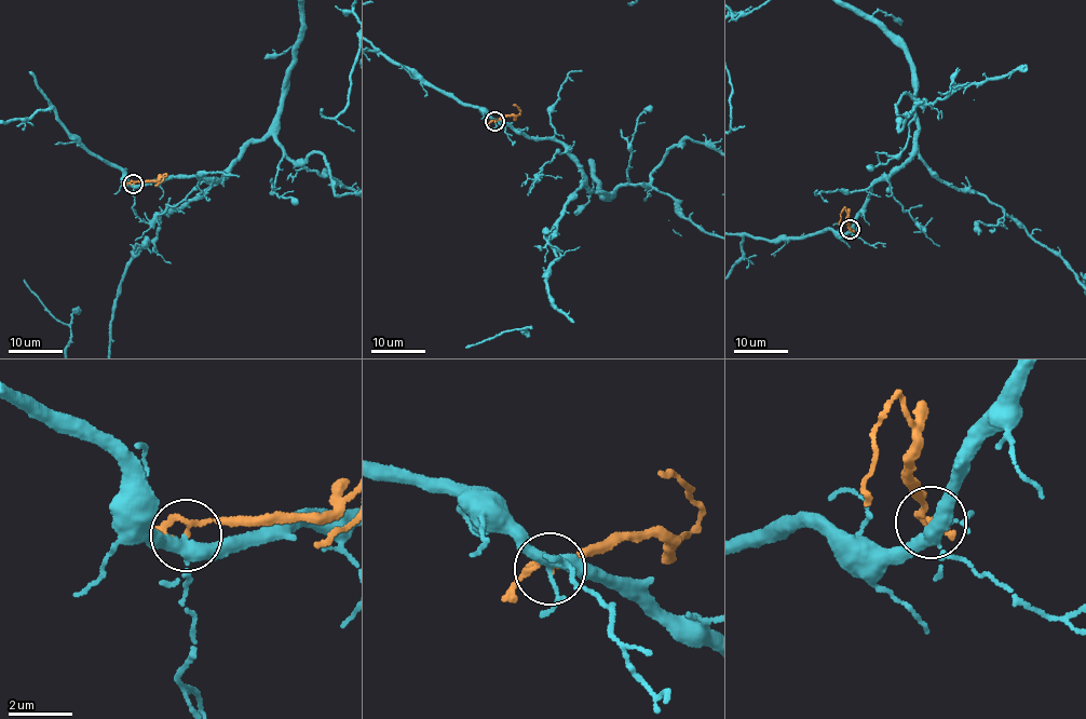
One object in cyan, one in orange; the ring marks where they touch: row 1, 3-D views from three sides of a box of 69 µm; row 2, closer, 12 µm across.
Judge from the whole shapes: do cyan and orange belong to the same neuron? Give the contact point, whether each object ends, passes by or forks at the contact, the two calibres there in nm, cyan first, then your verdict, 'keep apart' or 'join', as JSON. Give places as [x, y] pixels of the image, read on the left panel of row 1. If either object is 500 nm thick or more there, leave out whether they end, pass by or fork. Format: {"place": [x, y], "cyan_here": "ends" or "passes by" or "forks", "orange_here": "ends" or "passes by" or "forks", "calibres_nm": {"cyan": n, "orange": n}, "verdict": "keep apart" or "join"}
{"place": [133, 184], "cyan_here": "forks", "orange_here": "passes by", "calibres_nm": {"cyan": 320, "orange": 120}, "verdict": "keep apart"}

